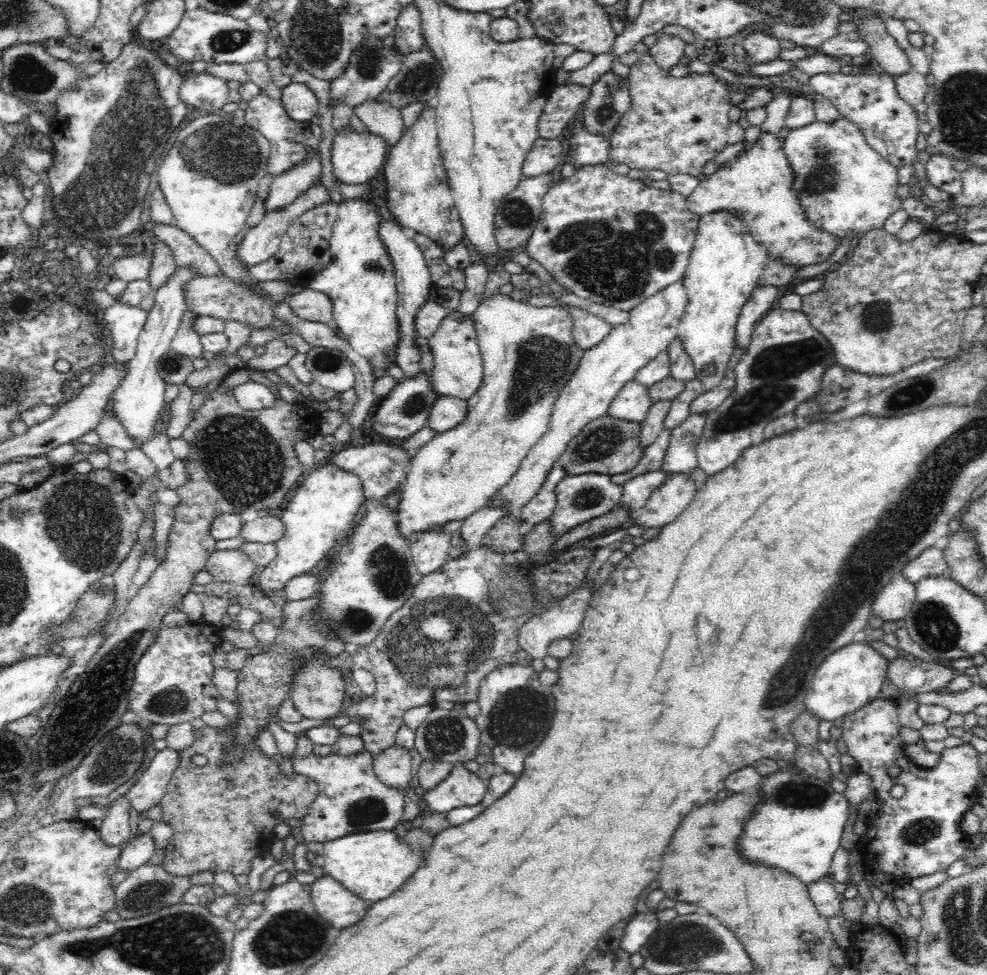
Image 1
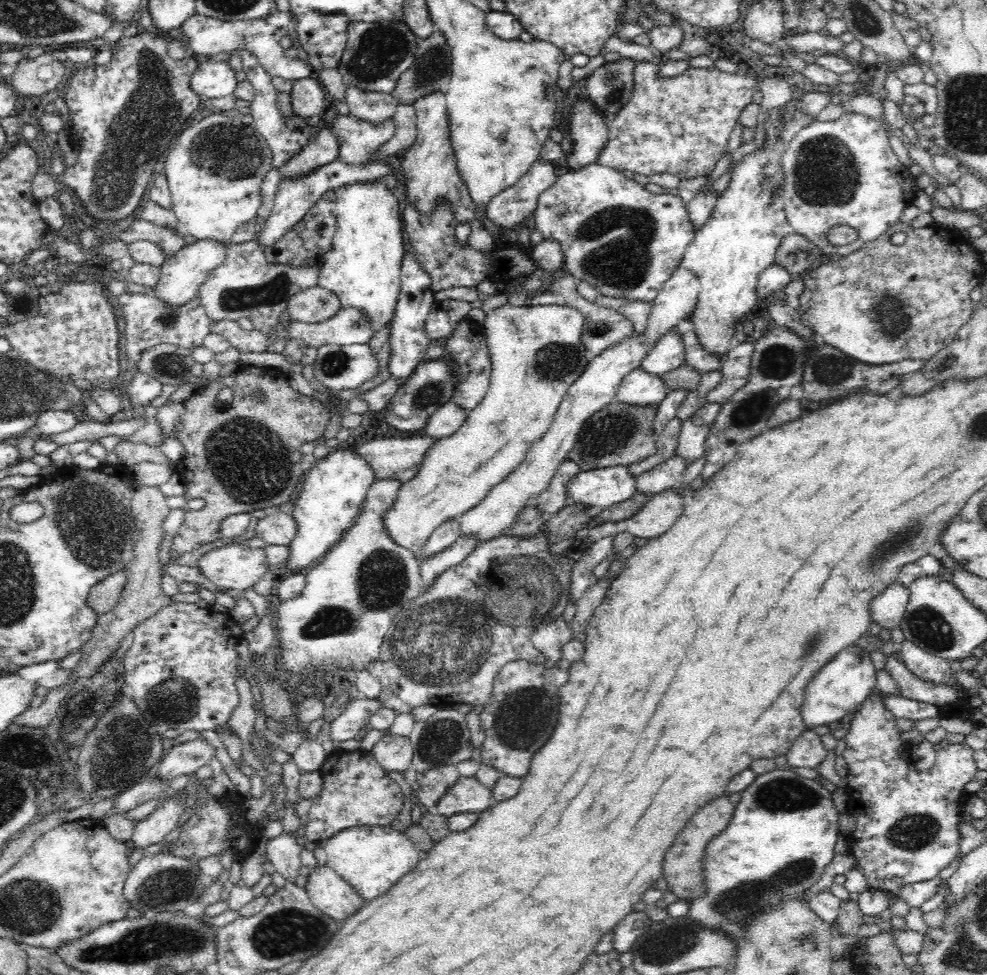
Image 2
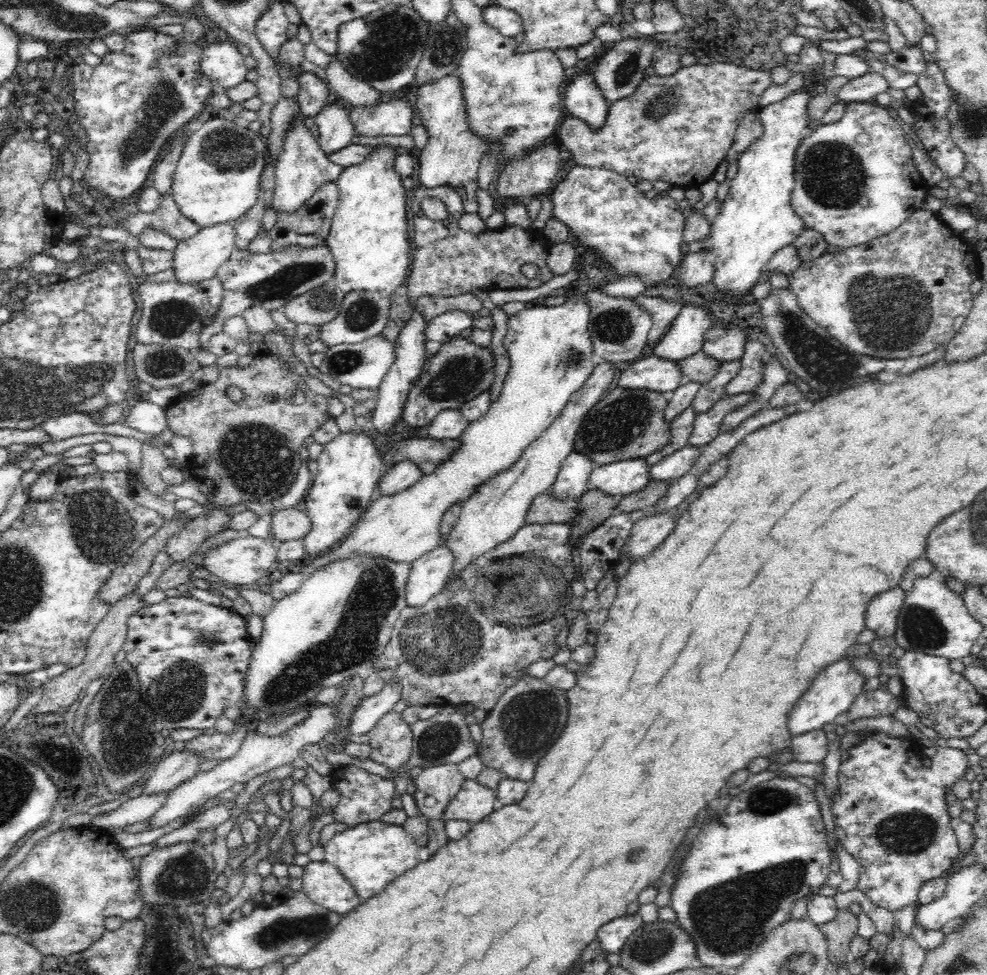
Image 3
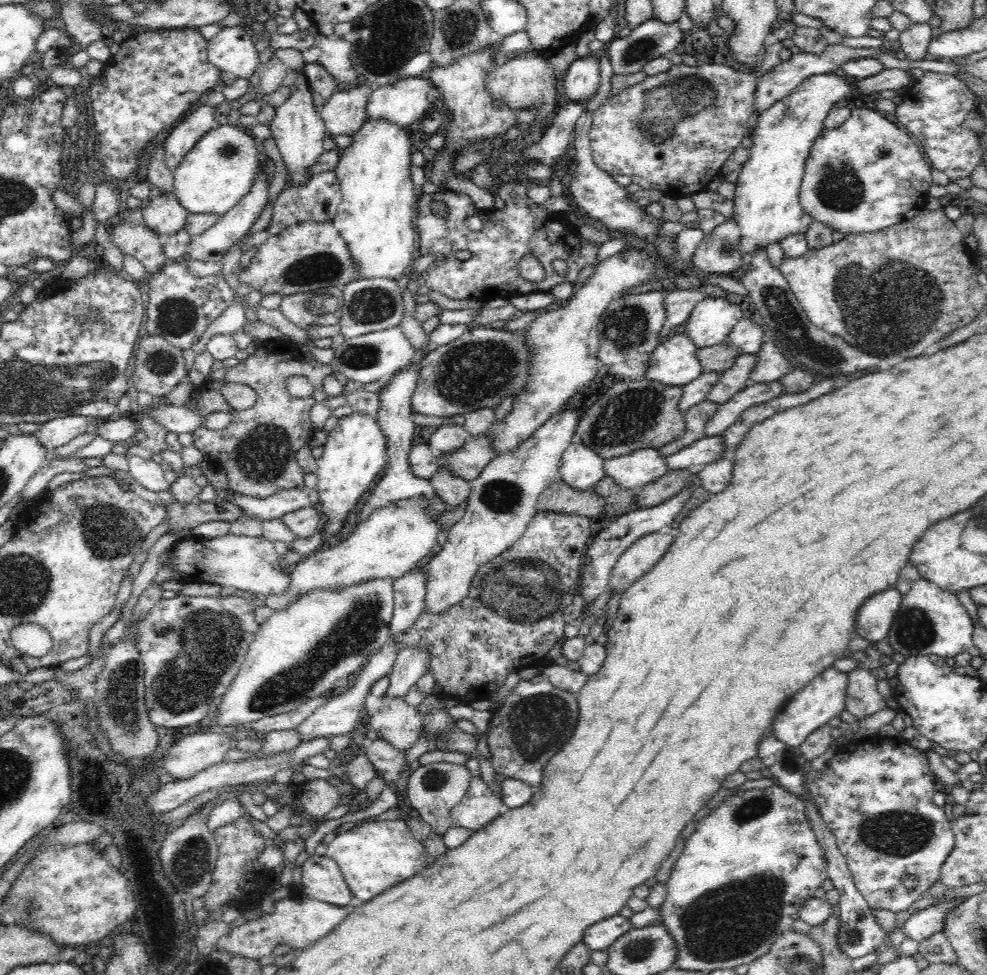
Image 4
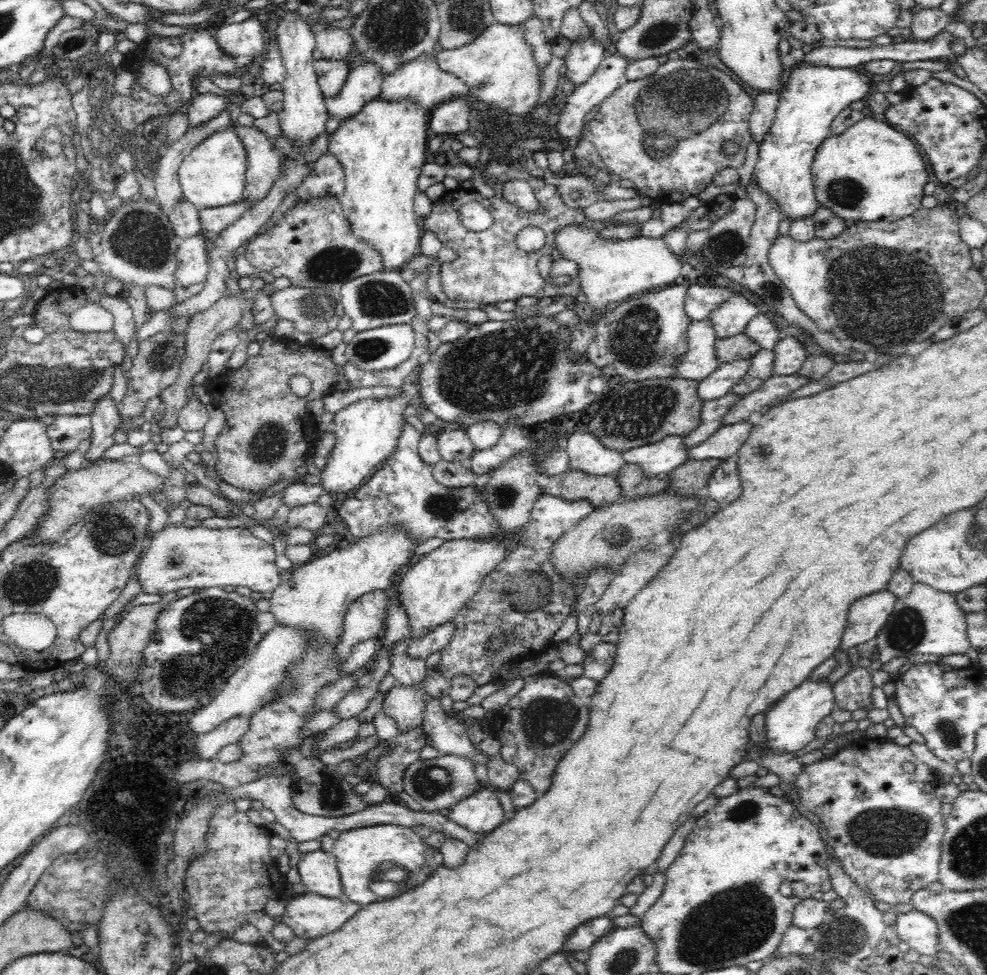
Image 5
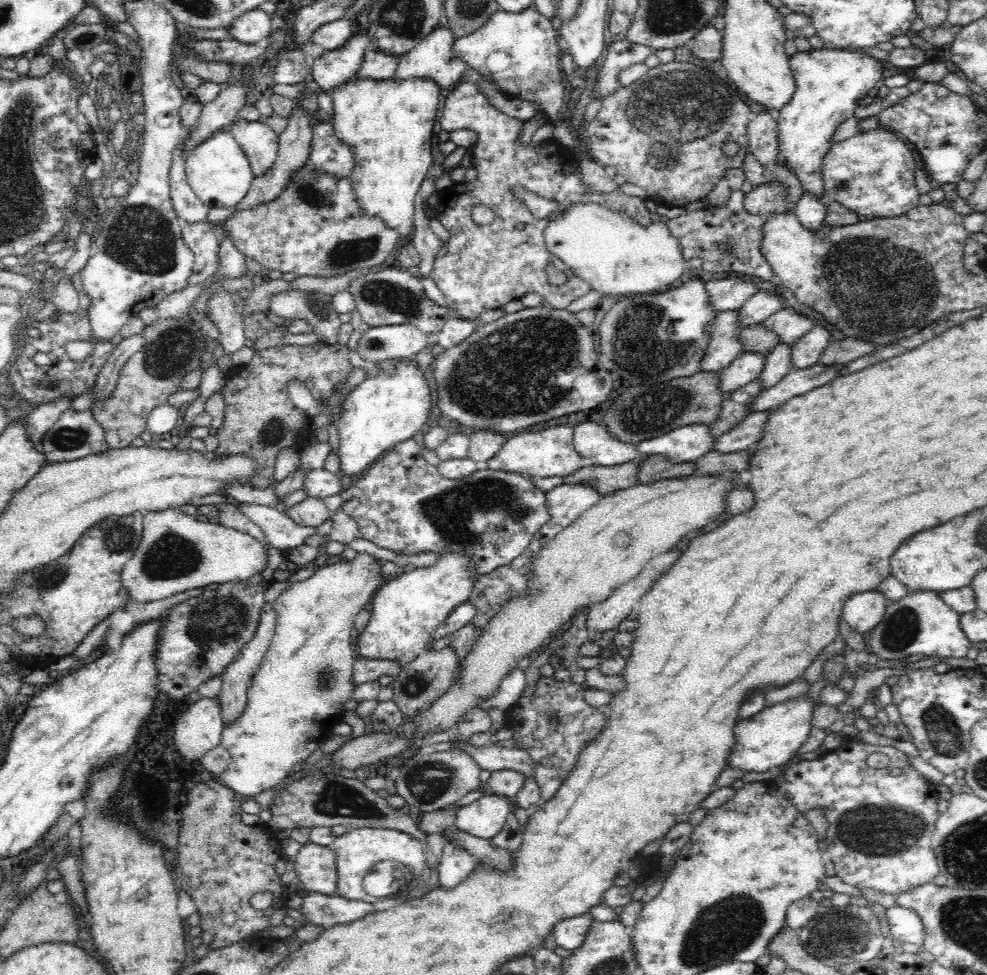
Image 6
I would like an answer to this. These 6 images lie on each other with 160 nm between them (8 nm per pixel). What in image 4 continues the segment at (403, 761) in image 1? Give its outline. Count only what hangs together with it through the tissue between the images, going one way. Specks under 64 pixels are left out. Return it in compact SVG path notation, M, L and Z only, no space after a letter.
M385 695L380 710L370 718L368 729L379 733L393 748L407 752L416 744L423 720L420 712L404 701L404 696Z

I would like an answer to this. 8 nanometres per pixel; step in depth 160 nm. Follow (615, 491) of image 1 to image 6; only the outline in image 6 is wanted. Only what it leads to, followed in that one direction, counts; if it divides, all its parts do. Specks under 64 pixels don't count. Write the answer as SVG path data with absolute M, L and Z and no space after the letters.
M692 423L636 444L639 455L664 455L672 463L694 461L714 448L710 425Z

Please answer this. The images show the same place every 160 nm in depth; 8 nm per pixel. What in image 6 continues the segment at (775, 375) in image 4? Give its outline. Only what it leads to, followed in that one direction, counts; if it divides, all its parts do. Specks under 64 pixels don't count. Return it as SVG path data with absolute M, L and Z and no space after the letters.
M816 324L792 344L793 369L802 370L820 361L824 348L829 345L832 334L824 326Z

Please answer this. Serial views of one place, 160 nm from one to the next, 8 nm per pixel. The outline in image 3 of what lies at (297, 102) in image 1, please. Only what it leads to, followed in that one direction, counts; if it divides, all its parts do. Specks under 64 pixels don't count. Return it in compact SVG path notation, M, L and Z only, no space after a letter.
M302 72L297 79L300 83L300 92L295 98L300 111L306 117L316 116L327 105L328 85L312 72Z

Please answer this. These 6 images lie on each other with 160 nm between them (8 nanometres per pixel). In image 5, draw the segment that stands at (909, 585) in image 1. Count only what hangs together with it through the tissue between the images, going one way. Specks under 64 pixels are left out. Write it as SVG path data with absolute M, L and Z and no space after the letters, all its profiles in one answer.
M884 589L854 602L850 606L848 624L838 649L846 651L875 639L890 618L897 599L888 589Z

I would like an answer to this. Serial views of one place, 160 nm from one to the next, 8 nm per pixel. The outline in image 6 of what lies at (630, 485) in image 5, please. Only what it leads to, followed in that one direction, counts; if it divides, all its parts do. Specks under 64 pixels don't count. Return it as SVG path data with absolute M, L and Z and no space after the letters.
M652 454L640 464L638 483L653 483L664 479L684 478L694 474L694 470L696 470L696 461L672 463L664 455Z

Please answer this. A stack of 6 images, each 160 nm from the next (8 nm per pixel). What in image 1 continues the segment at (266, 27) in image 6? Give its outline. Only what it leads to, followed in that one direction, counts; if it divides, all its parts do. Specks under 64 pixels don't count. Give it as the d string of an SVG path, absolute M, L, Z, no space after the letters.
M202 71L201 73L187 73L182 84L180 84L178 95L186 105L191 104L206 114L208 111L220 112L220 108L228 103L228 92L230 92L228 81Z

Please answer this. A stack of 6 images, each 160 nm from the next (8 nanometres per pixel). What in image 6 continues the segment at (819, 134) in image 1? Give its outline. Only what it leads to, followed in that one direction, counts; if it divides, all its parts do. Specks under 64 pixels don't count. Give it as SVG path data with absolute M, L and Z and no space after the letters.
M888 128L859 132L842 142L833 142L826 152L821 170L824 196L869 219L906 214L919 205L922 196L916 187L914 164L910 147Z

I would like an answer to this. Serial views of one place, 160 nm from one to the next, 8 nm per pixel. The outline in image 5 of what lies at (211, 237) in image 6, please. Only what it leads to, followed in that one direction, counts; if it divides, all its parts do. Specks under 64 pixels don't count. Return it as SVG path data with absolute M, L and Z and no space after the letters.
M200 232L181 241L181 246L176 251L179 270L176 272L176 287L172 289L177 299L175 306L192 299L192 296L198 295L206 286L209 274L208 239L205 232Z

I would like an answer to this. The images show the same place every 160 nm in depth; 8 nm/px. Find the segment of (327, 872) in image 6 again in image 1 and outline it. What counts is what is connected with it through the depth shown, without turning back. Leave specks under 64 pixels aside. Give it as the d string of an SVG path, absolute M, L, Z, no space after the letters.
M328 874L318 877L309 893L316 912L338 932L360 922L371 905Z

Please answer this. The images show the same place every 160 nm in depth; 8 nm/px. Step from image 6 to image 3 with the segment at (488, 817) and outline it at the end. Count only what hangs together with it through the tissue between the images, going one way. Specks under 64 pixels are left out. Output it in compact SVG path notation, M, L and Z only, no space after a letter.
M465 780L460 793L446 806L443 818L480 822L494 812L496 798L496 790L482 786L478 780Z

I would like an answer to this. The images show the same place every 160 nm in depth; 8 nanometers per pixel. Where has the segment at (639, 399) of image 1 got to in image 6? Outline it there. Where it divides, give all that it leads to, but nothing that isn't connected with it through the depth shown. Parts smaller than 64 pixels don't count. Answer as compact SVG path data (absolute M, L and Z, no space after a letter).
M726 310L716 314L716 318L706 326L710 333L708 348L702 356L700 372L722 372L744 351L744 343L740 341L739 310Z

